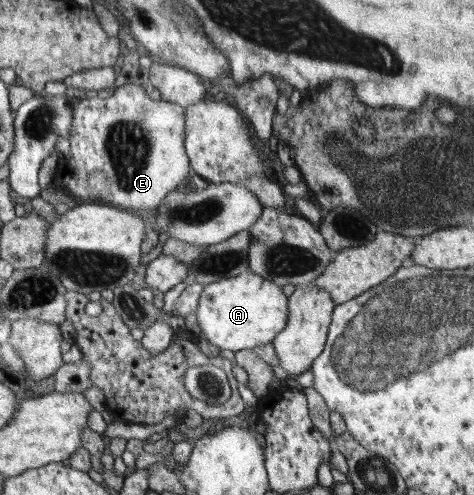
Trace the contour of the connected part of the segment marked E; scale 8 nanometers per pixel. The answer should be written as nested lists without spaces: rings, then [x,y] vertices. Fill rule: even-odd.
[[[125,84],[124,86],[117,87],[114,92],[107,93],[105,90],[91,93],[85,99],[77,98],[74,102],[71,102],[73,108],[73,121],[71,121],[71,135],[69,135],[71,143],[71,151],[69,152],[69,158],[61,157],[57,165],[57,173],[54,178],[54,182],[67,188],[70,194],[74,194],[81,198],[85,203],[99,203],[101,205],[111,205],[119,207],[127,211],[138,211],[138,210],[150,210],[155,209],[161,201],[164,200],[165,195],[169,191],[173,191],[179,188],[179,184],[187,178],[189,174],[189,156],[187,152],[187,144],[185,143],[185,134],[183,130],[187,126],[185,118],[183,118],[183,108],[177,103],[166,101],[161,99],[157,102],[151,100],[145,90],[141,86],[135,86],[135,84]]]

